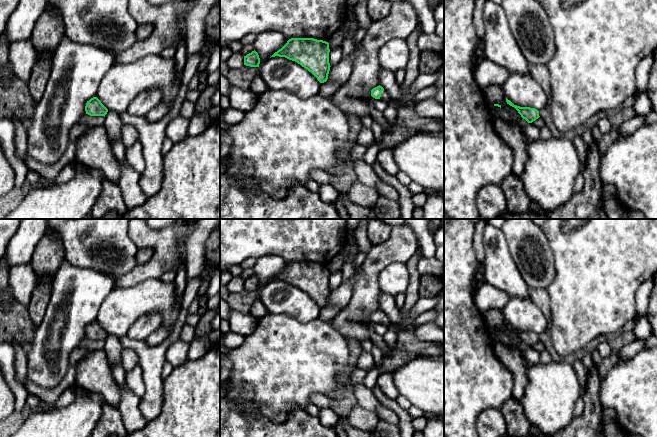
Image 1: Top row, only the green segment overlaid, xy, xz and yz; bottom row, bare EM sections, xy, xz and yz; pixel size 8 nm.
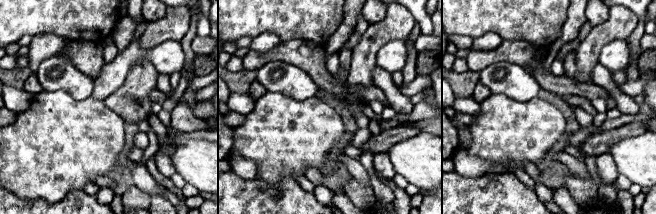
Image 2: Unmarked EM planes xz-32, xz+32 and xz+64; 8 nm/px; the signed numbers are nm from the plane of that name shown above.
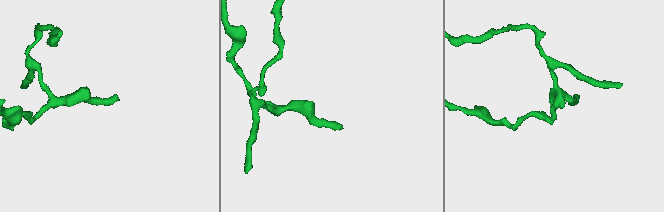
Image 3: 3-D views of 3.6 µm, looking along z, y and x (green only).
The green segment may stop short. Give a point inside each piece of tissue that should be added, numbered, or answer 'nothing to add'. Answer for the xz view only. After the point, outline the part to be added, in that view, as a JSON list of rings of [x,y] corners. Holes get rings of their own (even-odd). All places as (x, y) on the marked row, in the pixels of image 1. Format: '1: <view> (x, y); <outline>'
1: xz (385, 96); [[[385,89],[382,91],[380,99],[382,99],[386,102],[390,101],[390,95]]]

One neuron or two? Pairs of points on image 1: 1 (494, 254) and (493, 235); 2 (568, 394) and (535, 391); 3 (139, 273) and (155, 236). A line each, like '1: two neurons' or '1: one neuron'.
1: one neuron
2: one neuron
3: one neuron

